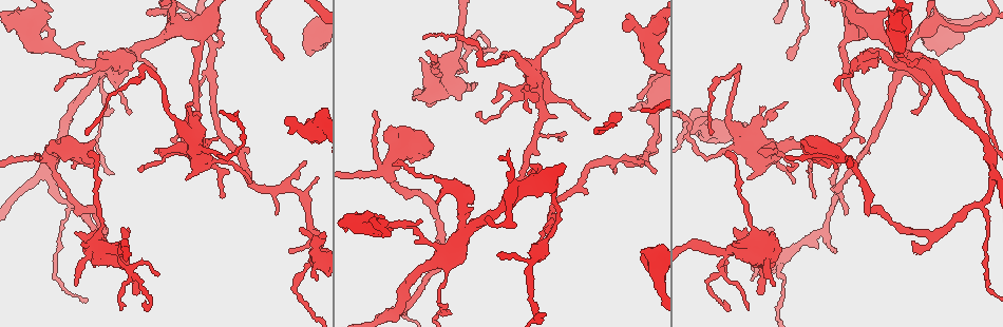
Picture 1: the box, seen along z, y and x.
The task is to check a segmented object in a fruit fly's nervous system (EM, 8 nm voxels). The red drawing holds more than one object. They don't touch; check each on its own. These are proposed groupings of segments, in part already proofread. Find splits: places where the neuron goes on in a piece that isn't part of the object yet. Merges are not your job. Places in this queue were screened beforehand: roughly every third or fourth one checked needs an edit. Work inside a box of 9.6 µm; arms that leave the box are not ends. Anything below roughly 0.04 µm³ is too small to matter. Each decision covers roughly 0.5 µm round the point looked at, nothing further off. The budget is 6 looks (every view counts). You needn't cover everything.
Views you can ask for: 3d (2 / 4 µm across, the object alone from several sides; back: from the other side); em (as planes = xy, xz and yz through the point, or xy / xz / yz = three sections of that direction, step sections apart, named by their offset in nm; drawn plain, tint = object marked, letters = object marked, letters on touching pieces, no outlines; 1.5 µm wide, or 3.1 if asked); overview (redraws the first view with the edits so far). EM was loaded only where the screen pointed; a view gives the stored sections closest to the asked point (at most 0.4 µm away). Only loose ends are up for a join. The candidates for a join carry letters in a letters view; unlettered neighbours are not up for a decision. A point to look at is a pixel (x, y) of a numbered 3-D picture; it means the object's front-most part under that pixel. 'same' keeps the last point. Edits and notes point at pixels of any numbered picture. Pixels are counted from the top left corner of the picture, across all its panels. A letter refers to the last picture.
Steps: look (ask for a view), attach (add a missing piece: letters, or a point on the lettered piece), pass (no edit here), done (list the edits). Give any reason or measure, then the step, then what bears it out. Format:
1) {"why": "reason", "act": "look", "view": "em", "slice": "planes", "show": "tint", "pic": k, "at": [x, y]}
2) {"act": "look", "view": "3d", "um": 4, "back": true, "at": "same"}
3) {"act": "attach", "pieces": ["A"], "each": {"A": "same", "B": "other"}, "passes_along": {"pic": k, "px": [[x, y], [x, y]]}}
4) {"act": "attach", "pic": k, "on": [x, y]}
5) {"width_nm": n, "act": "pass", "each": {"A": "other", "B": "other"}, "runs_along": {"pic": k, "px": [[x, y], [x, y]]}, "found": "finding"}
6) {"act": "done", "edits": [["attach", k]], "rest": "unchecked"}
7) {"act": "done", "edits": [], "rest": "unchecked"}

{"why": "an open end", "act": "look", "view": "3d", "um": 2, "pic": 1, "at": [643, 264]}

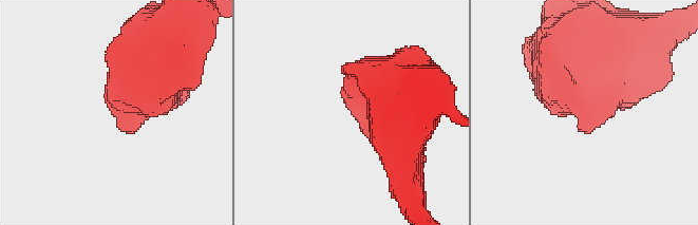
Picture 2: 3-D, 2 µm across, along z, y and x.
{"act": "look", "view": "em", "slice": "yz", "step": 8, "show": "letters", "pic": 2, "at": [122, 131]}

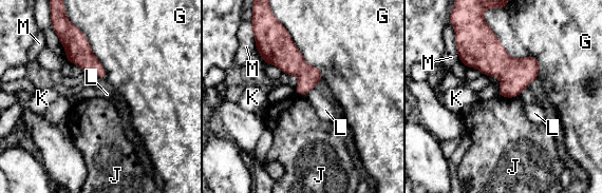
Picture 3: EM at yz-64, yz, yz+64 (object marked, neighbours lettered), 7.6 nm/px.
{"act": "look", "view": "em", "slice": "planes", "show": "letters", "at": "same"}

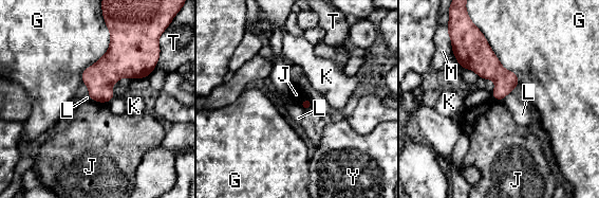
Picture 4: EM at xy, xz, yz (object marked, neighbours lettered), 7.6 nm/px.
{"act": "pass", "each": {"G": "other", "J": "other", "K": "other", "L": "other", "M": "other", "T": "other", "Y": "other"}, "found": "no lettered piece goes on from it"}

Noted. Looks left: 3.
{"why": "an open end", "act": "look", "view": "em", "slice": "planes", "show": "plain", "pic": 1, "at": [558, 140]}

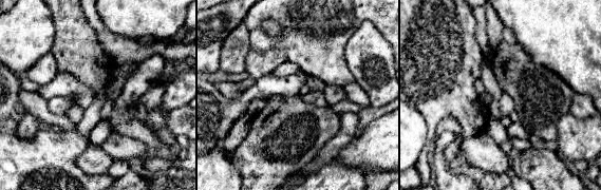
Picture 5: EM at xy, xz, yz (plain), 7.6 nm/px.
{"why": "see the neighbours", "act": "look", "view": "em", "slice": "planes", "show": "letters", "at": "same"}

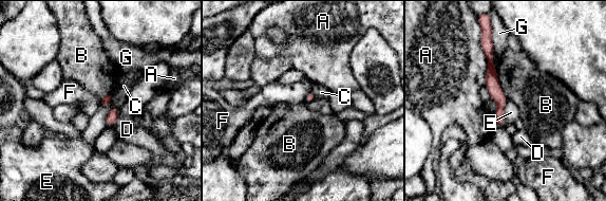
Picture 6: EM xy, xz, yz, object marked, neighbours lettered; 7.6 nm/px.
{"width_nm": 70, "act": "pass", "each": {"A": "other", "B": "other", "C": "other", "D": "other", "E": "other", "F": "other", "G": "other"}, "runs_along": {"pic": 6, "px": [[487, 41], [502, 123]]}, "found": "none of them fits"}

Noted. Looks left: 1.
{"act": "done", "edits": [], "rest": "unchecked"}

